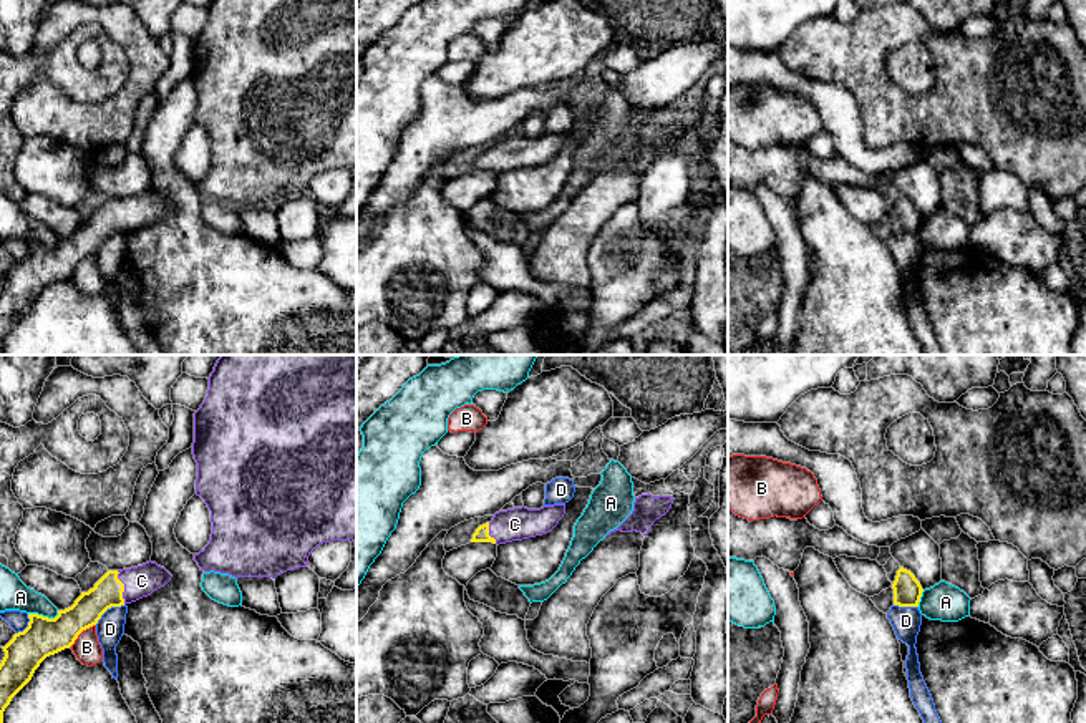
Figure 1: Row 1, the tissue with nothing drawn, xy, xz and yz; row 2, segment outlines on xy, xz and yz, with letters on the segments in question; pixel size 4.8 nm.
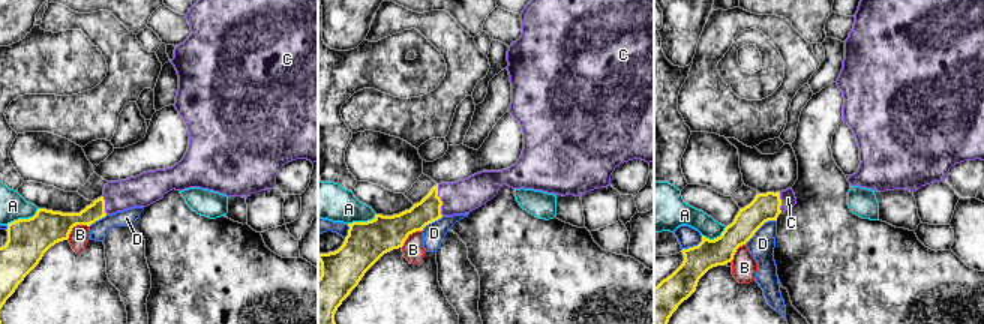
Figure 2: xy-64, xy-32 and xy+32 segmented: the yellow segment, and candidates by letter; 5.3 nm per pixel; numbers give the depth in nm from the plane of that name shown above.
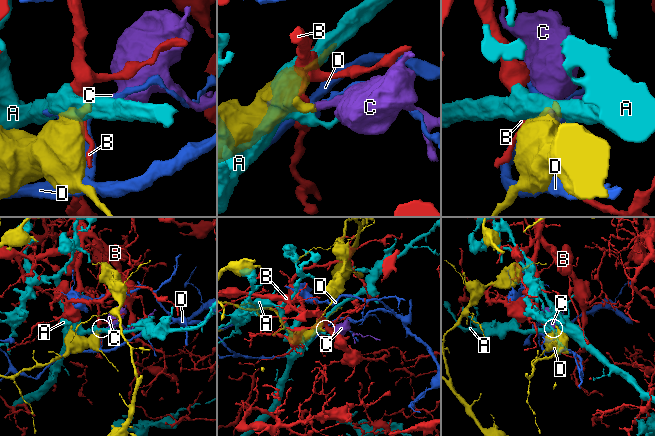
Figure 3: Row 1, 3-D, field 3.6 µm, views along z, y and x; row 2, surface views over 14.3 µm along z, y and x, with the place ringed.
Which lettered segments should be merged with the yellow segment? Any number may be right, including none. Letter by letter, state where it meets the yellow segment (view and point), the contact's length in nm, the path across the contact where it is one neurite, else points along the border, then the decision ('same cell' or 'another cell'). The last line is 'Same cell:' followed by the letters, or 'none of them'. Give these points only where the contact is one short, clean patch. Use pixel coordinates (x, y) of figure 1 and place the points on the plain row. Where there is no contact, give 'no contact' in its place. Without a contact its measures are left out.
A: contact xy (43, 246); length 150 nm; another cell
B: contact xy (82, 259); length 170 nm; another cell
C: contact xy (123, 216); length 170 nm; way xy (90, 234), (106, 221), (123, 216), (141, 209); same cell
D: contact xy (108, 236); length 180 nm; another cell
Same cell: C

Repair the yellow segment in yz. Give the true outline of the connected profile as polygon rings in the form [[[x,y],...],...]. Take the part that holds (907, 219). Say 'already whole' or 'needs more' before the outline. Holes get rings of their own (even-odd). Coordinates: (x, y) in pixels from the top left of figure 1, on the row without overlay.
already whole; [[[900,196],[897,199],[892,217],[894,217],[894,234],[919,235],[924,217],[910,199]]]

